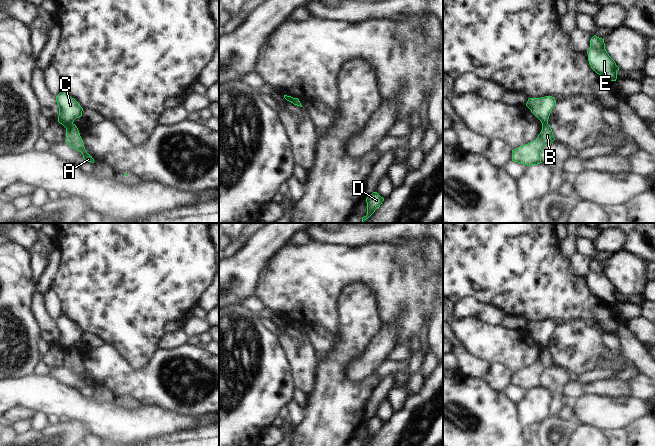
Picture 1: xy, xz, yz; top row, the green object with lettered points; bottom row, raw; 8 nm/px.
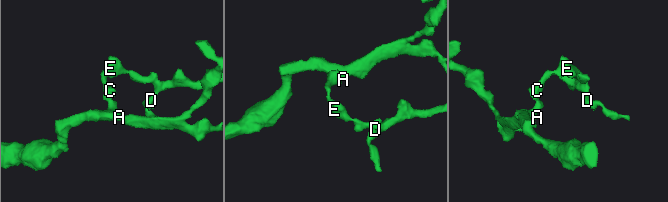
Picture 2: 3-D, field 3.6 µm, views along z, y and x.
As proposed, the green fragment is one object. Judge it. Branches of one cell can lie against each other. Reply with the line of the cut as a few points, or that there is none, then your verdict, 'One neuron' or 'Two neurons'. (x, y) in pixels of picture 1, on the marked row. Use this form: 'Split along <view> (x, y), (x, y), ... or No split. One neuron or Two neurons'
Split along xy (72, 123), (65, 127). Two neurons.

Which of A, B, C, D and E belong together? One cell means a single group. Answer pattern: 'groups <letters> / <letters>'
groups A B / C D E

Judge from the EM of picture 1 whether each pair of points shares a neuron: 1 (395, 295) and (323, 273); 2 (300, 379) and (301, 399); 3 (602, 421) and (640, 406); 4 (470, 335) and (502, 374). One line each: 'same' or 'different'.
1: same
2: different
3: same
4: different

